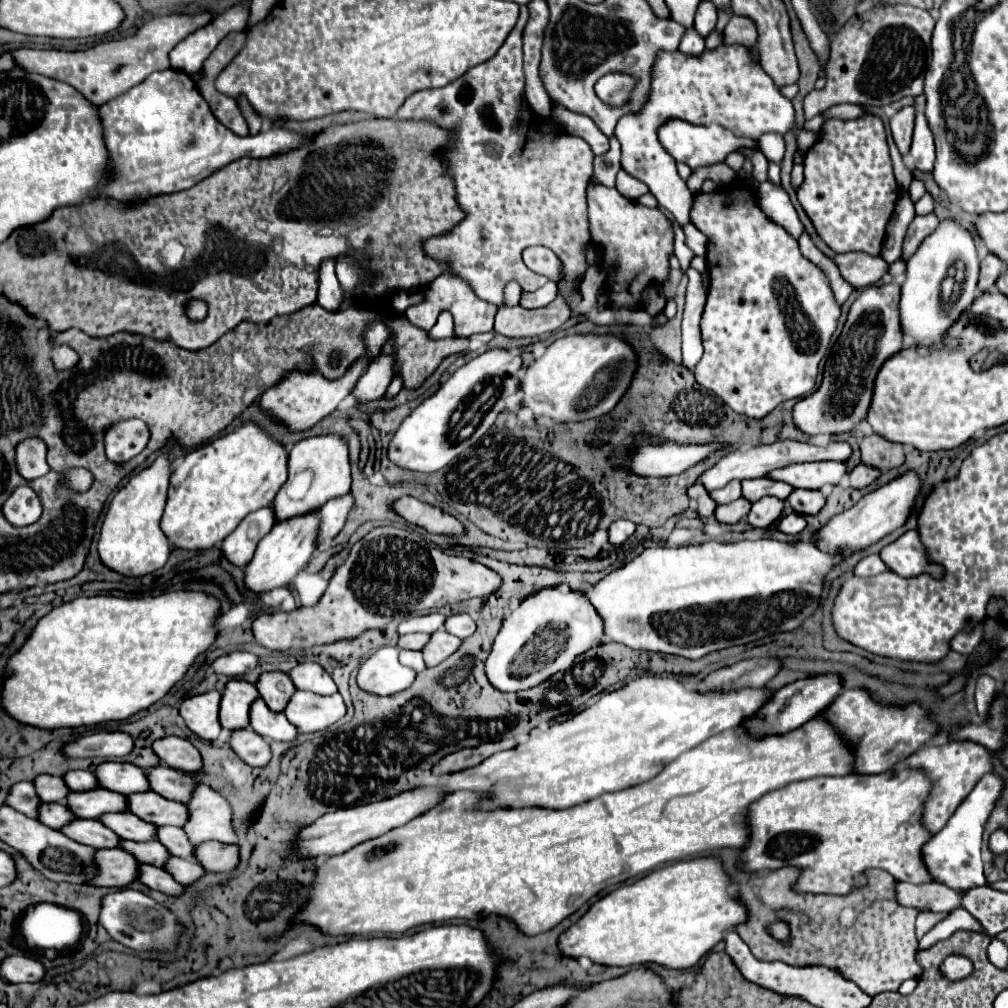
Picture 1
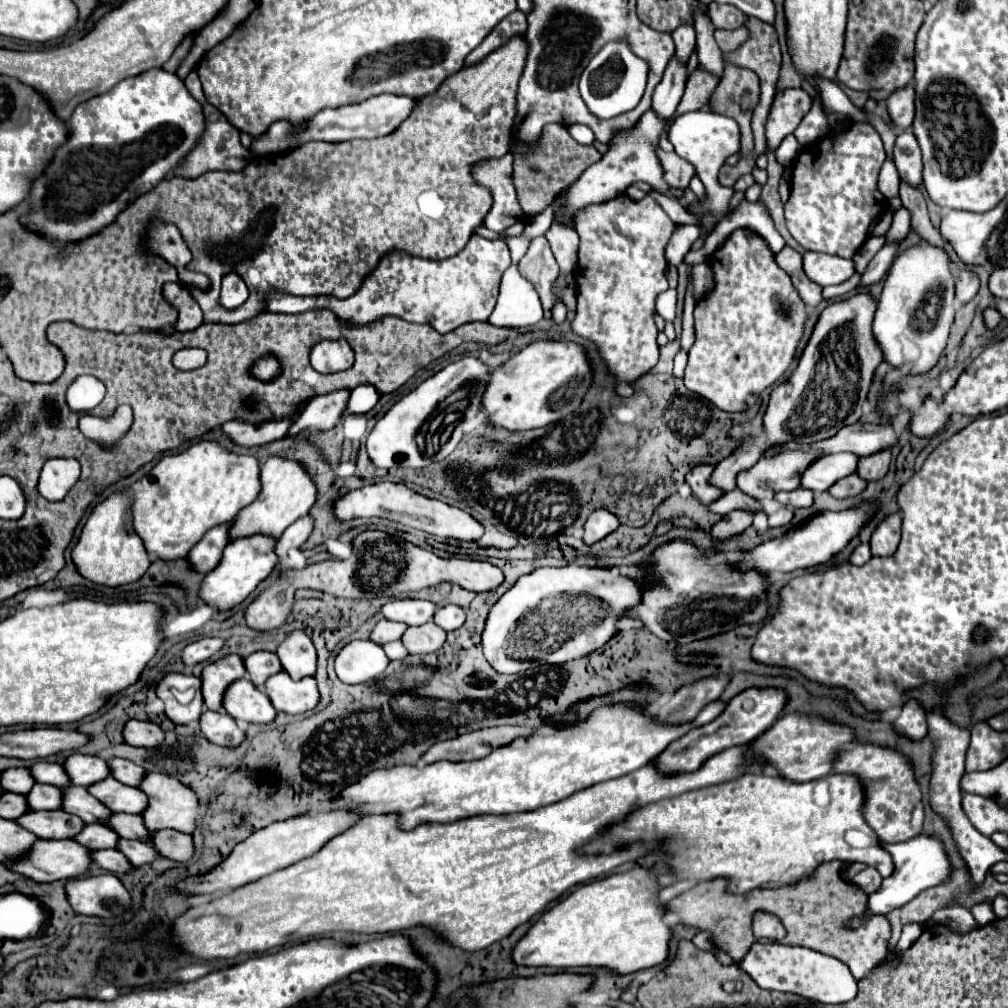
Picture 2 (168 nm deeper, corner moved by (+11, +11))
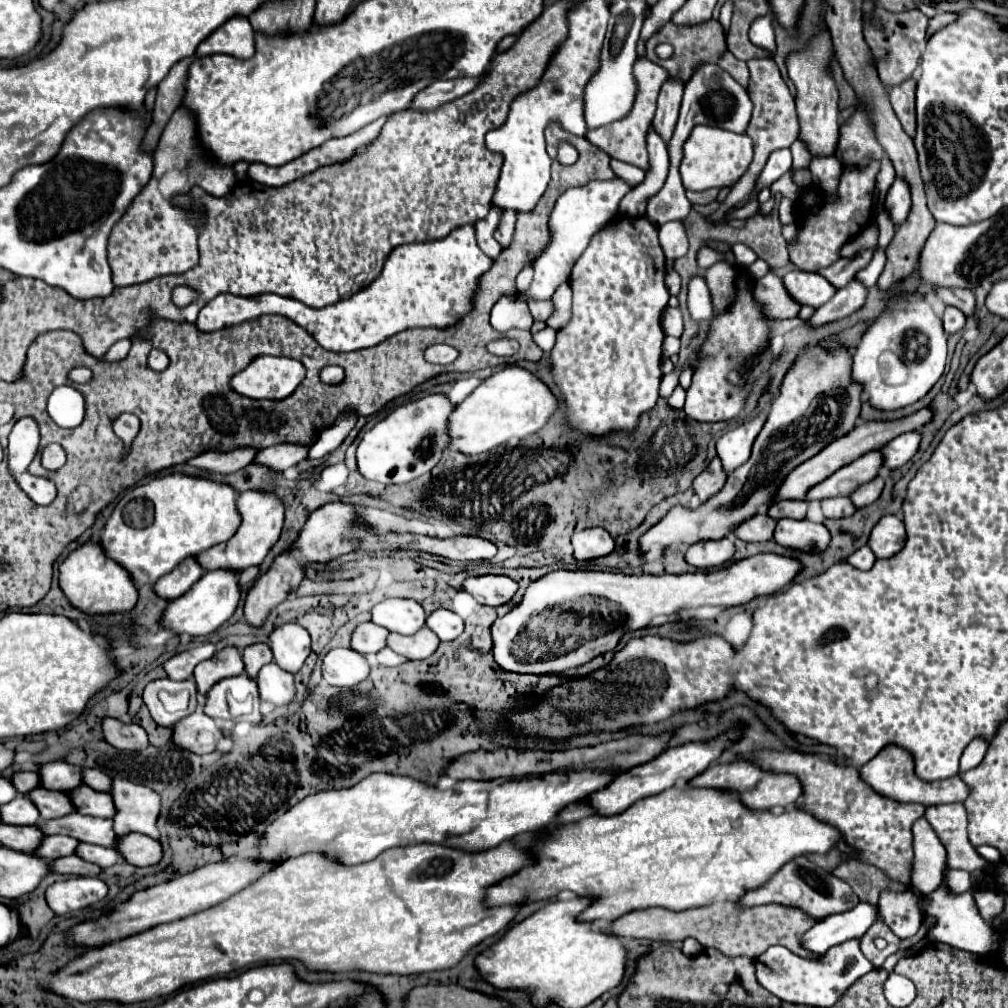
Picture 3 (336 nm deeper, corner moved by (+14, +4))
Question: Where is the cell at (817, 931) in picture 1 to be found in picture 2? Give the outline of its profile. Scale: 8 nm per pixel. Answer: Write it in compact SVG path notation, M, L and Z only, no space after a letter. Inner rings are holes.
M829 861L829 863L823 863L813 877L809 879L801 879L799 883L793 883L793 885L787 885L787 887L779 887L779 889L753 889L753 891L747 891L747 893L731 893L727 889L727 879L711 879L711 881L705 881L705 883L699 883L697 887L693 887L691 891L685 891L681 893L679 897L671 899L667 909L671 913L677 913L681 917L681 921L685 925L693 925L693 927L699 927L703 931L711 931L713 933L713 941L717 941L719 947L723 947L733 959L743 959L745 953L749 951L749 947L753 945L753 933L751 933L751 917L755 911L769 911L773 915L777 915L785 929L787 929L787 935L781 943L785 945L791 945L791 947L809 947L809 949L815 949L819 953L825 953L825 955L831 955L843 963L849 965L853 977L857 981L865 979L869 973L873 973L873 967L879 967L885 957L889 955L889 937L891 937L891 925L889 925L889 919L887 915L879 915L879 917L869 917L869 921L865 921L865 925L857 927L857 929L849 929L845 927L849 923L849 919L853 917L861 917L861 913L865 913L865 905L867 905L867 895L865 891L861 891L859 885L853 885L851 881L845 881L843 879L843 869L845 861Z

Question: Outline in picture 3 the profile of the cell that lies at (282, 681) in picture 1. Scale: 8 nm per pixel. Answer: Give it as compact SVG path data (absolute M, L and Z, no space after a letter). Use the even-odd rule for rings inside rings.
M262 642L248 646L242 656L244 656L246 674L248 674L250 678L256 678L256 676L258 676L258 670L260 670L264 664L272 662L272 650L270 650L268 644L262 644Z

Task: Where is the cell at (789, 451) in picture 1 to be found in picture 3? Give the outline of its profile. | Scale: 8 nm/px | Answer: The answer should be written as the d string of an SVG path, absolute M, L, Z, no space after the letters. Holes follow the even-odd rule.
M906 432L906 434L898 436L896 440L892 440L886 448L882 448L884 466L890 470L904 466L918 452L920 440L922 440L920 432Z

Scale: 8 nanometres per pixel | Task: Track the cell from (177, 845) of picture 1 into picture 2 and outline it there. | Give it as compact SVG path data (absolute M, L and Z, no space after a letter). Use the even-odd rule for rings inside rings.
M113 813L113 817L107 821L111 829L115 829L123 839L137 839L137 841L149 841L153 839L153 833L145 829L141 815L127 815L127 813Z

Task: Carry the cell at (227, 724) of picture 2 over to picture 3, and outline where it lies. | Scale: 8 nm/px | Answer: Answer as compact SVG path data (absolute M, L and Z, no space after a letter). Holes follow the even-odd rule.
M200 710L186 716L186 720L178 720L178 724L172 728L172 744L194 754L212 752L220 738L222 732L216 728L214 720Z

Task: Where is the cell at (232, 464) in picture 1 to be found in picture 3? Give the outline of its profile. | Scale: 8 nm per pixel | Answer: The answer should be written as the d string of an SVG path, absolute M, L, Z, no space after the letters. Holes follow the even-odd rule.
M182 474L154 478L148 484L132 488L126 498L116 504L98 538L98 544L100 548L104 548L104 554L108 558L122 564L122 568L130 572L132 582L136 586L154 584L158 578L174 570L184 558L196 556L206 548L212 548L214 544L230 540L230 536L234 536L240 524L240 514L236 510L238 494L234 492L234 488L204 478L192 478ZM136 496L152 500L156 508L154 522L144 530L126 526L120 514L126 504L126 498Z

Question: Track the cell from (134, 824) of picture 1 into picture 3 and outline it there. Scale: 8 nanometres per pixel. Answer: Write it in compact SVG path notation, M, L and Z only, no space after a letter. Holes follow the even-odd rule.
M34 788L34 792L28 794L32 804L38 808L42 820L50 818L62 818L70 812L74 812L74 806L68 798L66 792L56 792L56 790L46 790L46 788Z

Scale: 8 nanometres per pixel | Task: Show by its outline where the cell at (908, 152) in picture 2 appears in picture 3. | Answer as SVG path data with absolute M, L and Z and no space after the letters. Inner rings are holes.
M896 178L896 182L892 184L892 188L886 196L886 202L884 202L884 208L896 226L900 226L906 220L906 216L910 212L910 204L912 202L910 202L908 184L902 182L902 178Z

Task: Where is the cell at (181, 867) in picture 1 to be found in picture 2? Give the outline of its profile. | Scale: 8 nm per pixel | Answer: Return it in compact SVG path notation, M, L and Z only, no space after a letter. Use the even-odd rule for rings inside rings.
M123 839L123 841L119 841L119 847L117 847L117 849L119 849L121 853L125 853L125 857L127 857L133 865L137 865L137 867L161 859L161 855L157 853L157 849L153 849L151 843L141 843L141 841Z

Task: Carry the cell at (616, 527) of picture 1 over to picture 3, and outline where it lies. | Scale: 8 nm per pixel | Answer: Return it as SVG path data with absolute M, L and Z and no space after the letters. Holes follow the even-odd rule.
M588 528L572 536L572 546L576 560L594 560L614 550L614 538L604 528Z

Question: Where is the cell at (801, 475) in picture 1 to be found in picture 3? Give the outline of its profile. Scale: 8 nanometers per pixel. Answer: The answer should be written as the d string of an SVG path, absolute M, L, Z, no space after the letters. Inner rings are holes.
M868 452L862 458L846 464L838 472L834 472L824 482L816 484L808 492L808 500L824 500L832 496L850 496L858 486L874 480L884 466L882 452Z

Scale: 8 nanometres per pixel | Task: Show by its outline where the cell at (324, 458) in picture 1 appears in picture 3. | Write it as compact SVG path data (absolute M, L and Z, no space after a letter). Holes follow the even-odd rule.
M244 492L238 496L238 514L242 516L242 524L238 526L238 532L226 542L226 544L218 544L202 554L196 556L198 564L210 572L210 570L234 570L234 572L242 572L248 566L258 566L268 550L276 544L276 540L280 538L282 532L282 522L284 522L284 506L282 502L270 494L270 492Z

